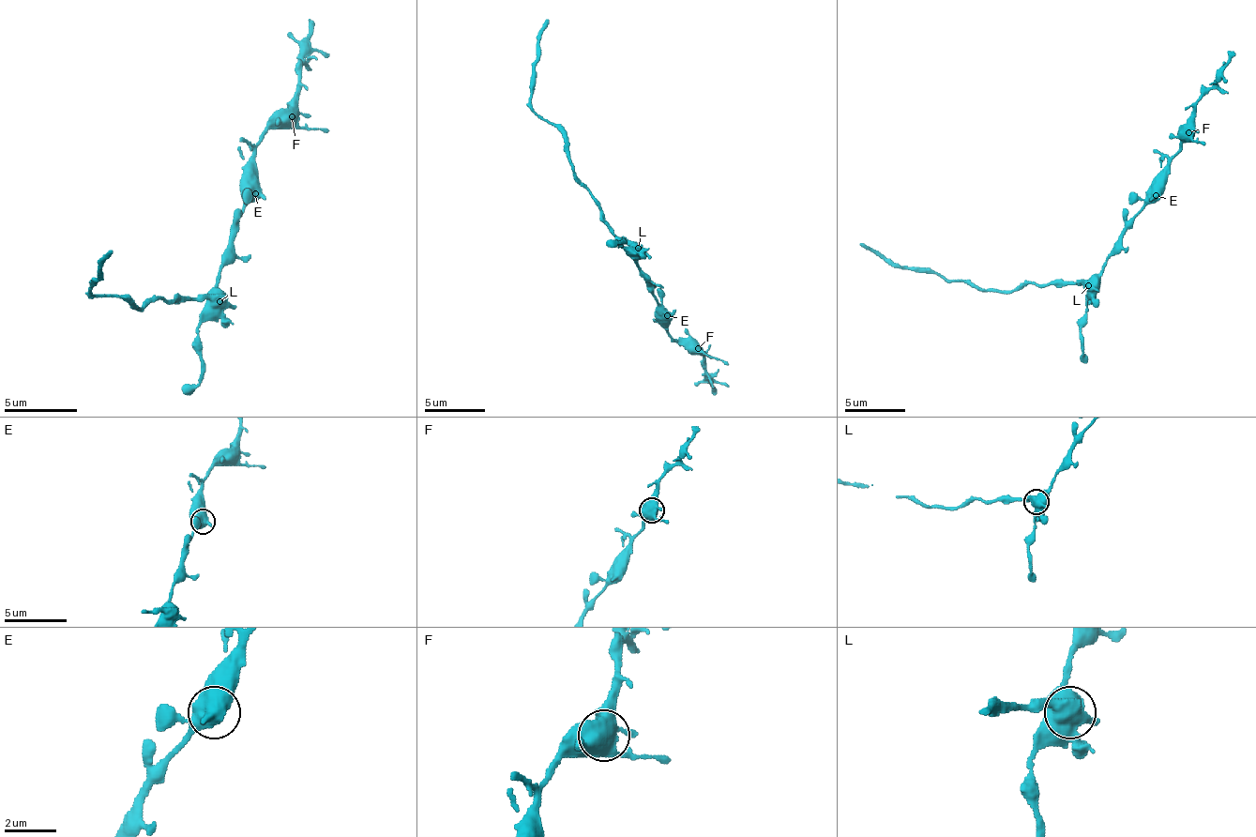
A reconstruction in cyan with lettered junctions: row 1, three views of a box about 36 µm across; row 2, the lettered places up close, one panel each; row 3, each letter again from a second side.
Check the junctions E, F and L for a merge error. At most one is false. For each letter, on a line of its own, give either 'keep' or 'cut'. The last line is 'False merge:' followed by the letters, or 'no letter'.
E: keep
F: keep
L: cut
False merge: L

